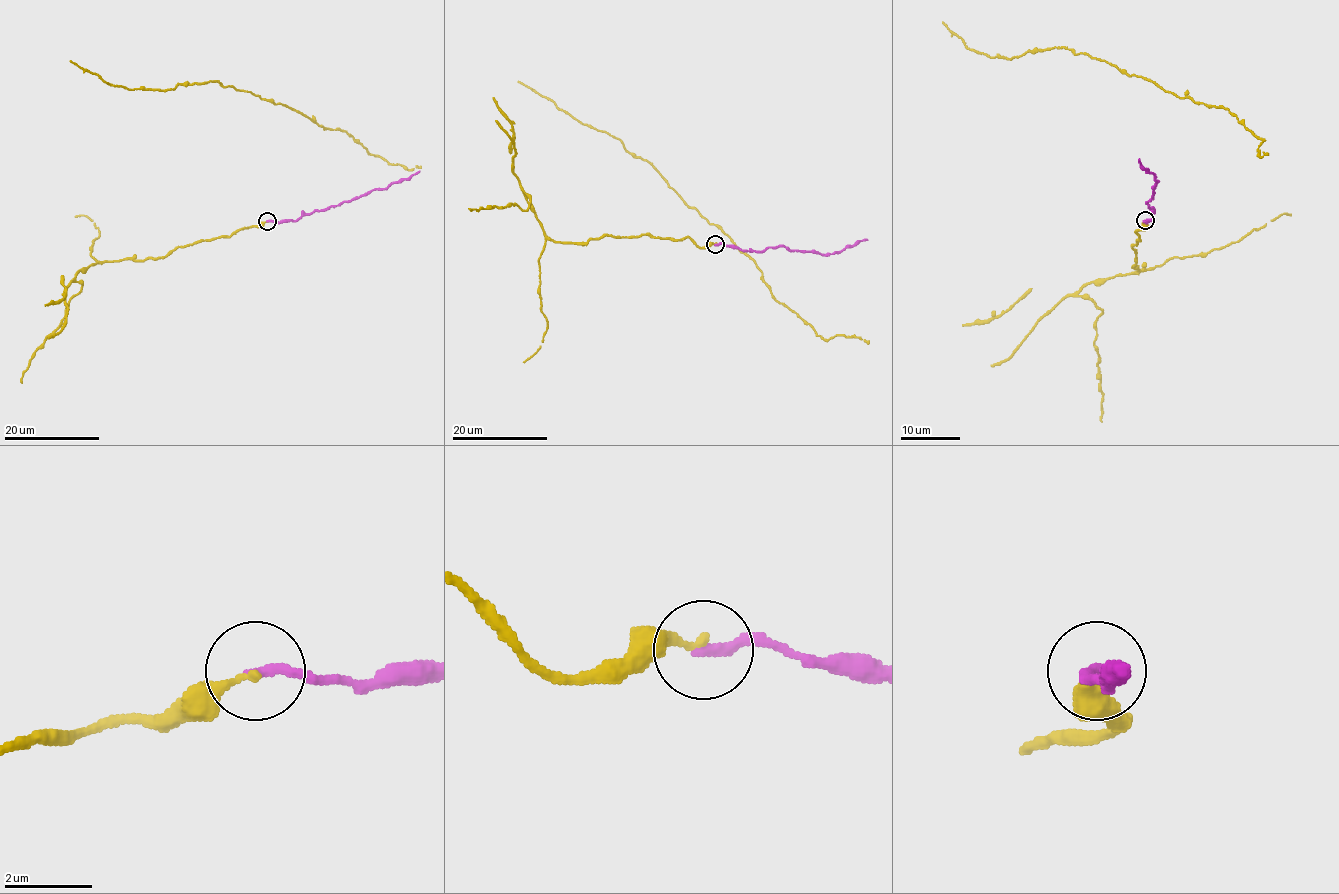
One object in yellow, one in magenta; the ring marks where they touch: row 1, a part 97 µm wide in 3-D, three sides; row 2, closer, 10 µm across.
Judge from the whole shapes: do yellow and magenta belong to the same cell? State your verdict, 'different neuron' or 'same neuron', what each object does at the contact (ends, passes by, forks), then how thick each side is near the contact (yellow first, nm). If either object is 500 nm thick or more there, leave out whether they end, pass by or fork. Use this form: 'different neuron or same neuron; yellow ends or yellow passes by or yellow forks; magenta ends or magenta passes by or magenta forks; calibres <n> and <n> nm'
same neuron; yellow ends; magenta ends; calibres 190 and 240 nm

